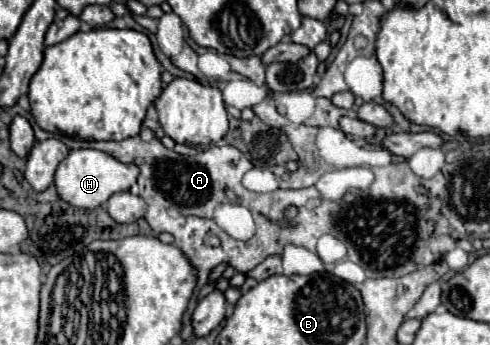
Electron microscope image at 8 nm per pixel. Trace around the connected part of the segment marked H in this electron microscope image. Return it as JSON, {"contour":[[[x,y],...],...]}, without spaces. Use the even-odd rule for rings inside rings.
{"contour":[[[79,148],[79,150],[71,150],[69,156],[59,164],[55,172],[55,186],[57,186],[57,194],[61,200],[77,208],[93,210],[105,204],[113,194],[129,190],[131,184],[137,180],[137,174],[139,170],[133,164],[123,164],[117,158],[105,152],[99,152],[99,150]]]}

